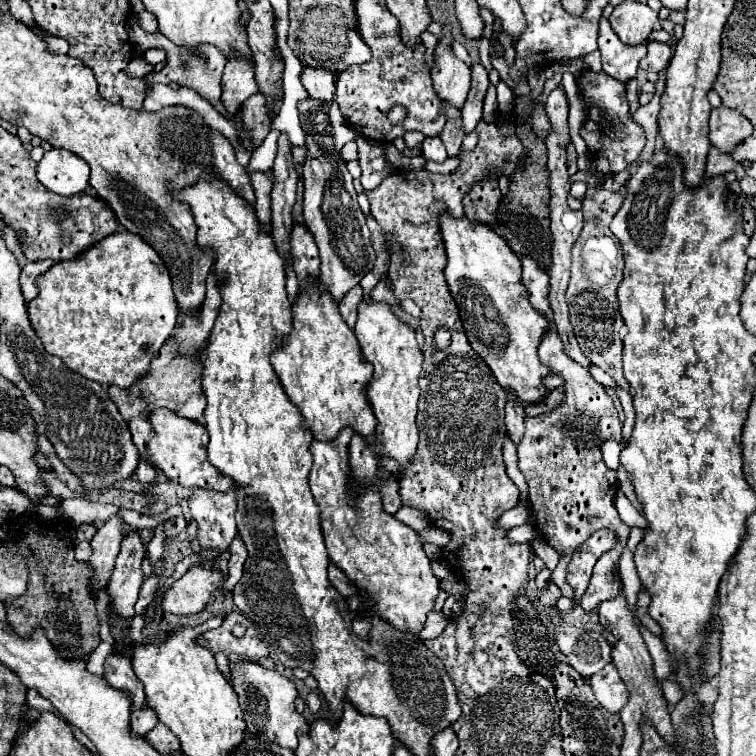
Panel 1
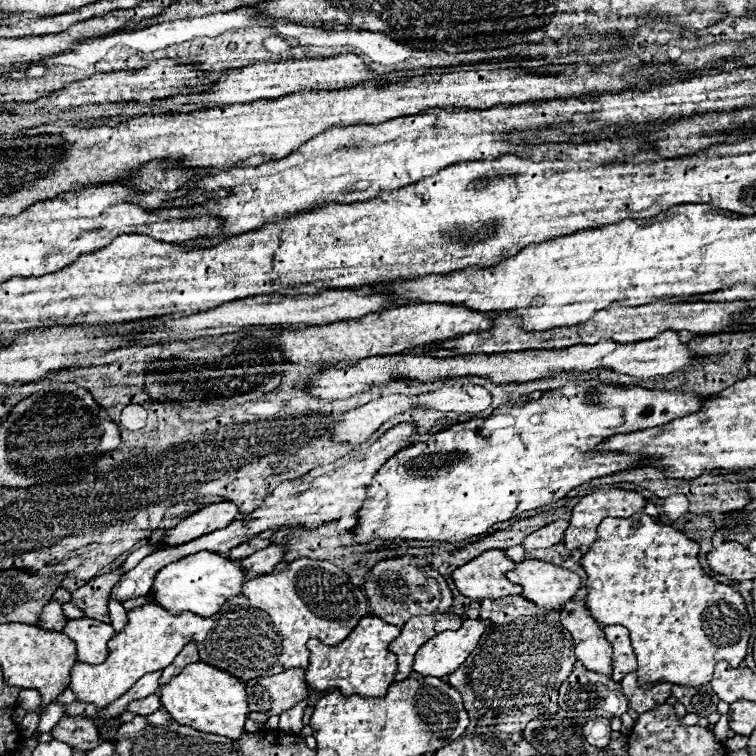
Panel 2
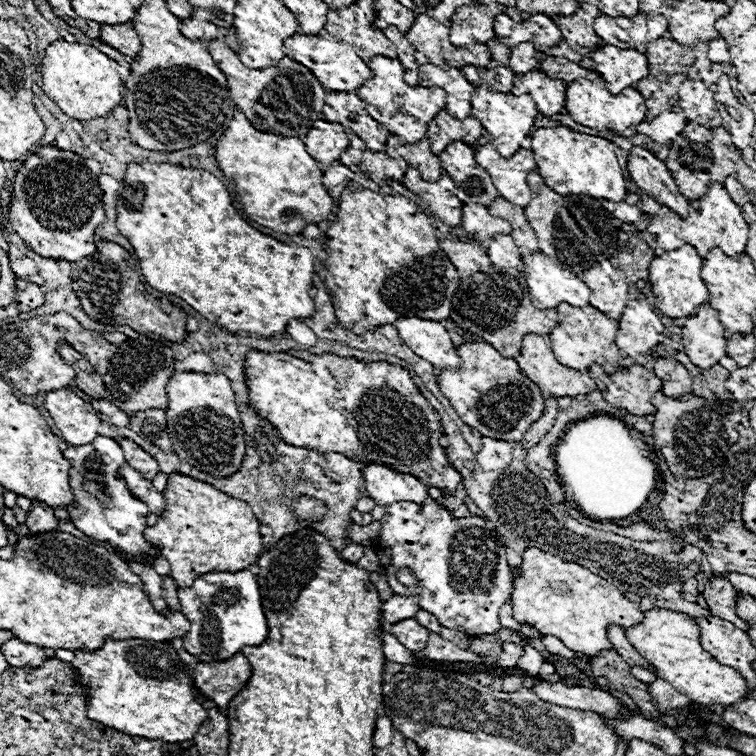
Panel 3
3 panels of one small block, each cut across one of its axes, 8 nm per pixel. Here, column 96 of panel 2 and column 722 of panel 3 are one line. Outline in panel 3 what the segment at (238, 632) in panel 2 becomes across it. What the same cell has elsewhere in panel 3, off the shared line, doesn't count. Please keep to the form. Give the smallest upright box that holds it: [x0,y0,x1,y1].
[626,608,748,706]

